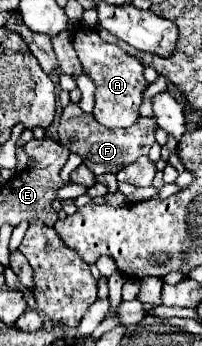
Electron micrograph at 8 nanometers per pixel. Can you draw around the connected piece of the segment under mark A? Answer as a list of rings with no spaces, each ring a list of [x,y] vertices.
[[[84,23],[76,25],[72,43],[82,65],[82,73],[86,73],[96,85],[96,107],[92,113],[96,121],[112,129],[134,125],[134,121],[138,121],[138,107],[142,103],[142,91],[148,87],[142,75],[144,67],[134,57],[124,53],[118,45],[104,43],[98,37],[98,31],[92,27],[86,27]]]

